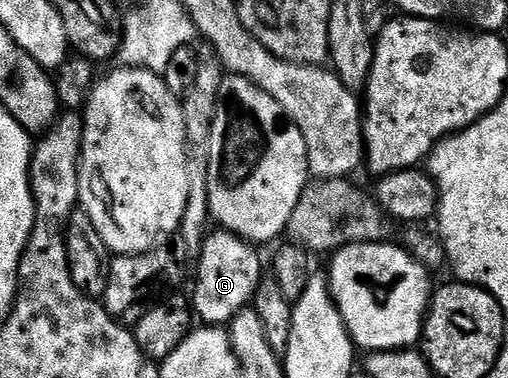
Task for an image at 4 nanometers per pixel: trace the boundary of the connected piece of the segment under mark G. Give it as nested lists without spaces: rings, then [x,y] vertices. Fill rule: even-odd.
[[[221,229],[207,234],[202,243],[202,250],[197,252],[198,272],[194,275],[194,295],[192,294],[192,311],[197,322],[202,325],[226,325],[235,319],[239,313],[247,310],[253,304],[258,286],[264,279],[262,274],[262,259],[255,248],[246,240],[238,238],[230,231]]]

